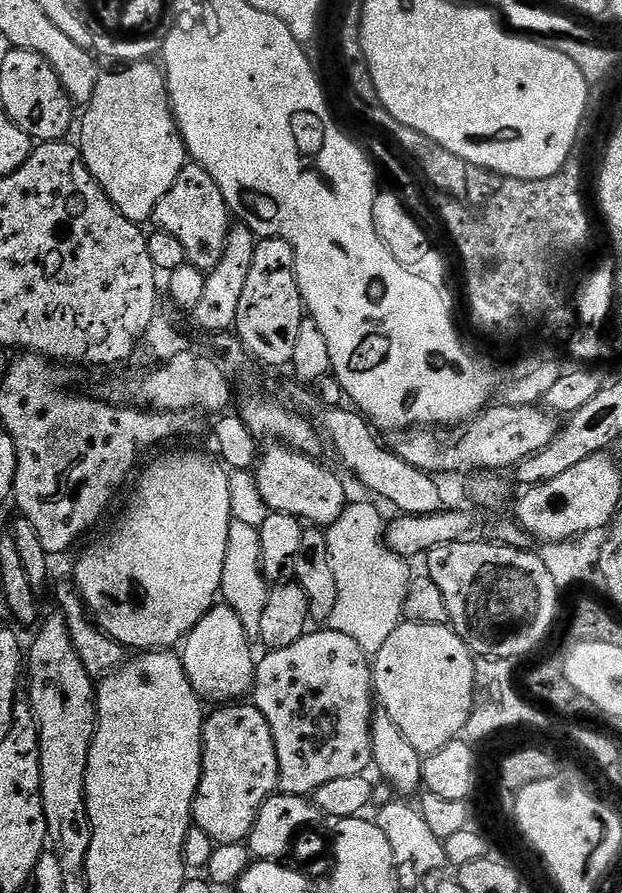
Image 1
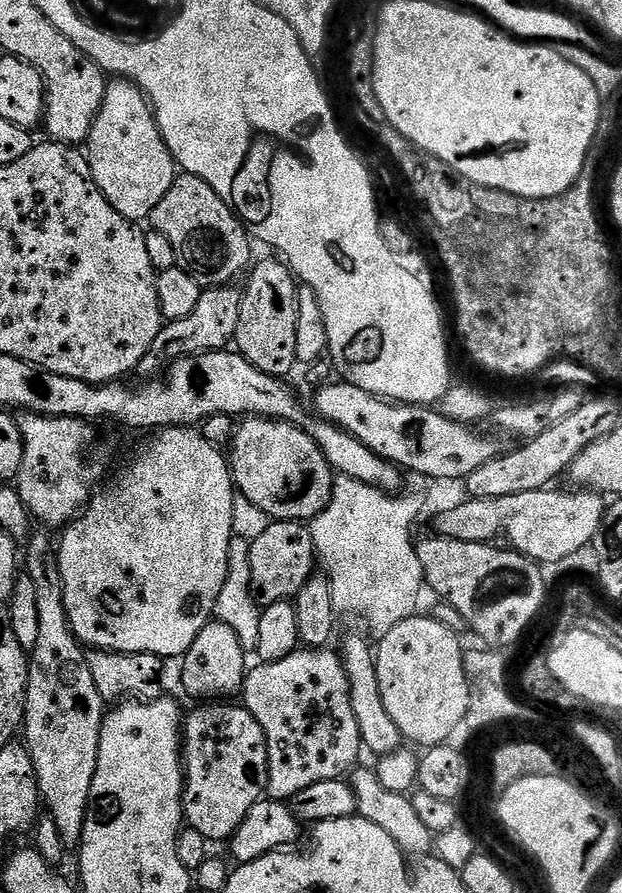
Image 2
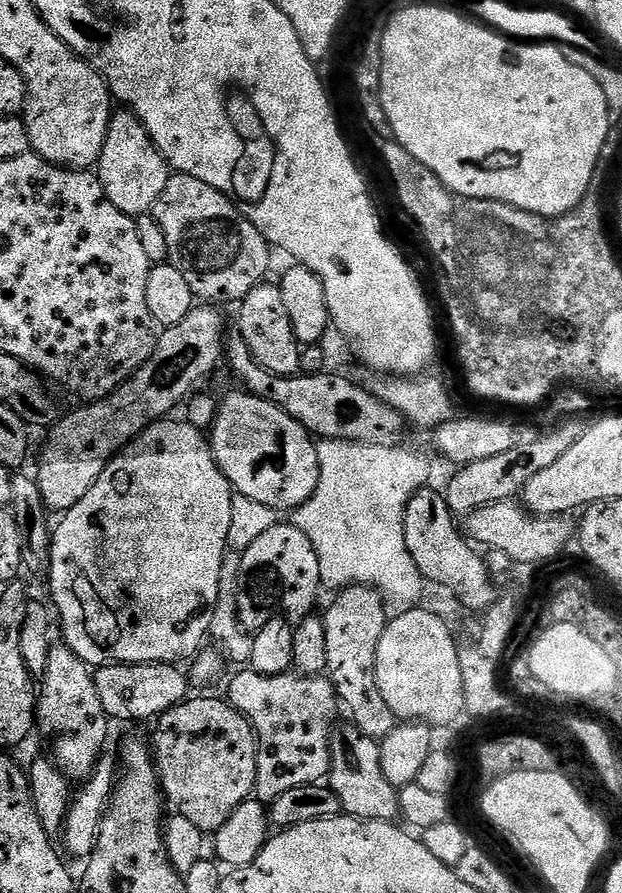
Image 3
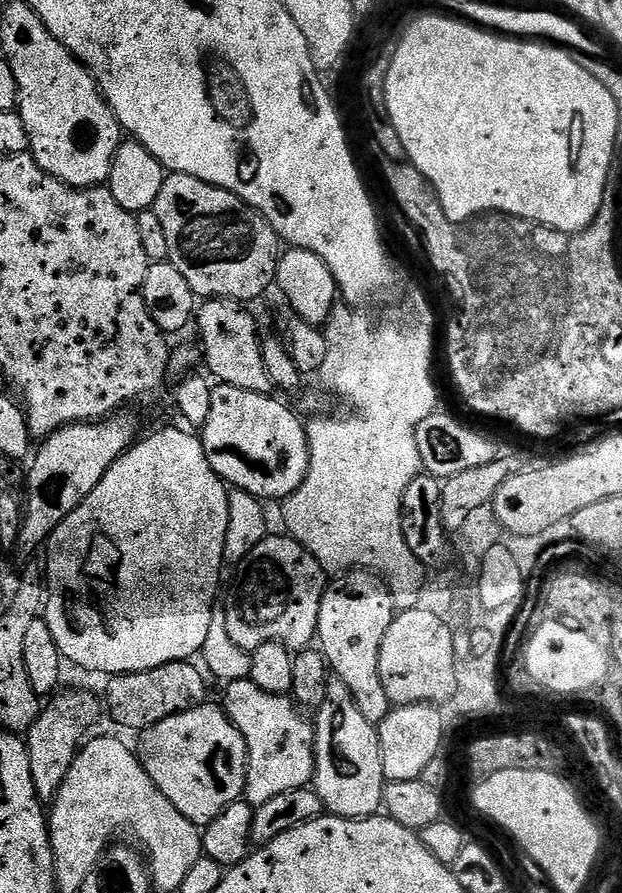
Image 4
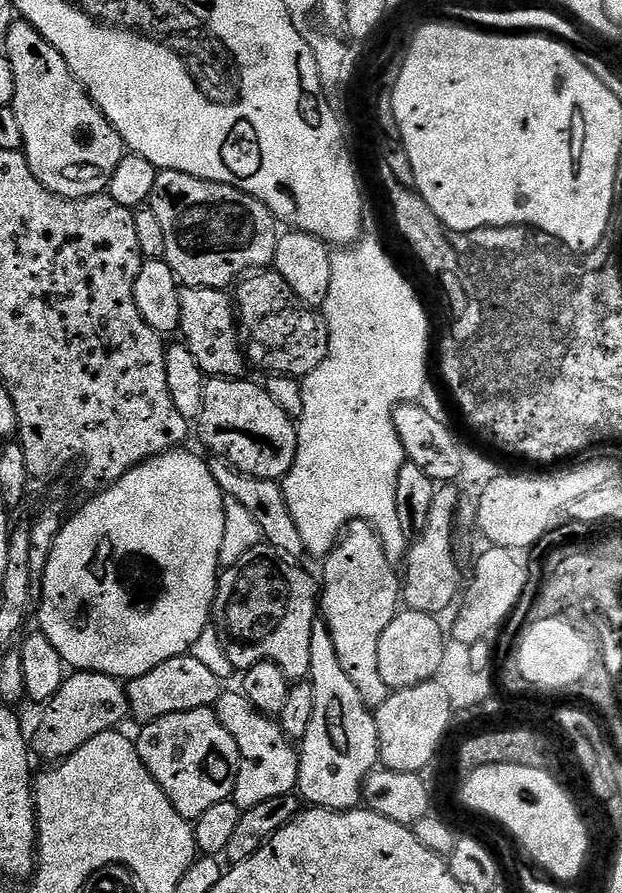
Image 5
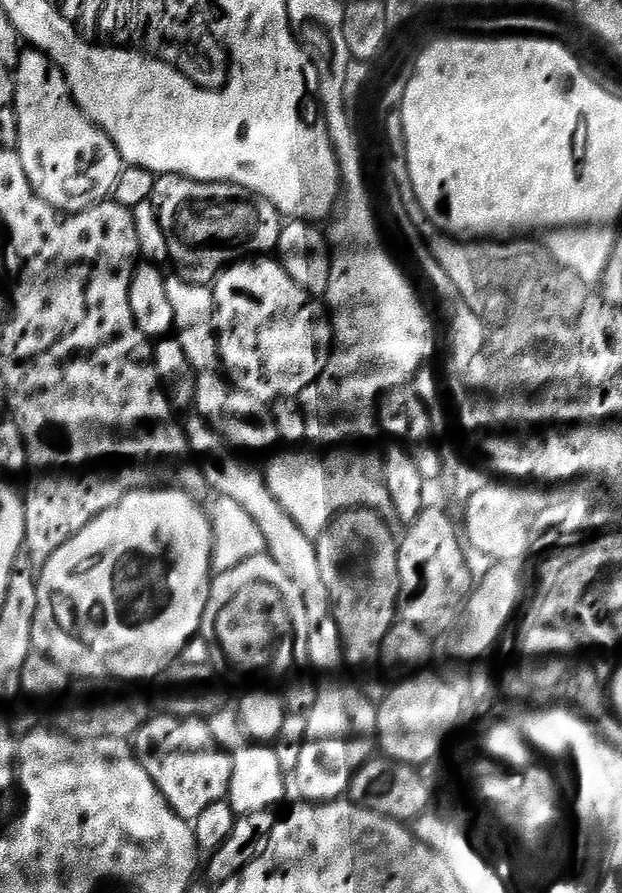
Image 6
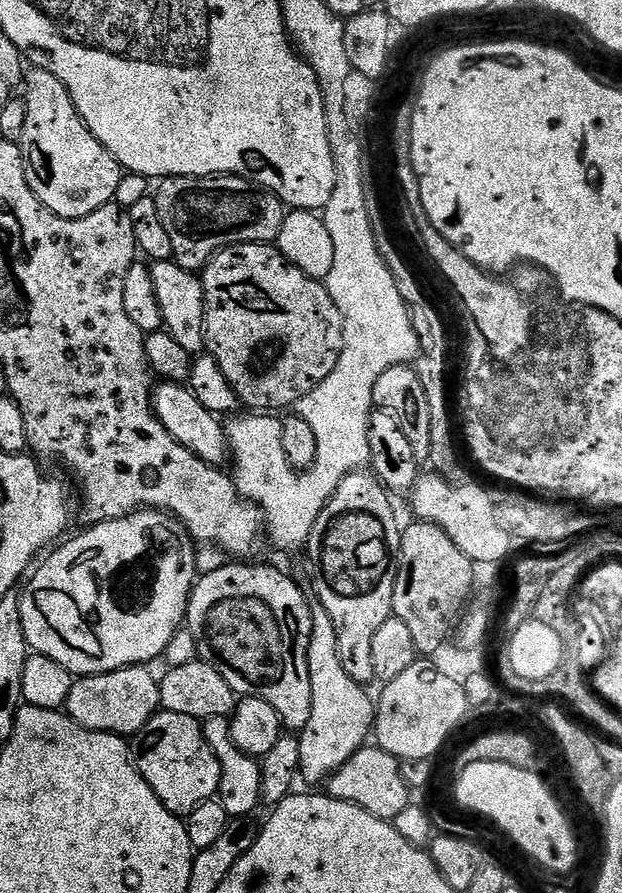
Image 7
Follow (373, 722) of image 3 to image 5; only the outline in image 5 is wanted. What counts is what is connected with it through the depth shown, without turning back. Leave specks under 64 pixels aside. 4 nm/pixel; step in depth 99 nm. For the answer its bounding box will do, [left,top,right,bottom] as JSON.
[318,520,401,710]

